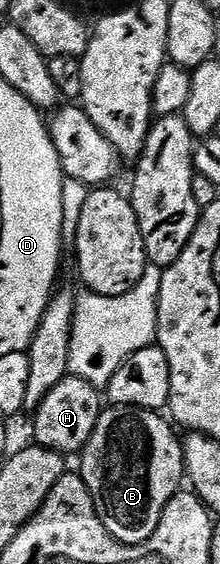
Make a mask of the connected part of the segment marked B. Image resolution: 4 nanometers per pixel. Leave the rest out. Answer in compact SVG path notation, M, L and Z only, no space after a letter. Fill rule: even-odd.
M109 406L101 410L100 419L79 456L78 474L94 501L97 517L117 541L126 545L138 545L152 536L154 529L158 529L158 521L166 505L181 490L186 479L181 440L178 435L176 439L172 432L173 424L167 418L164 420L164 417L154 411L143 411L141 407Z

